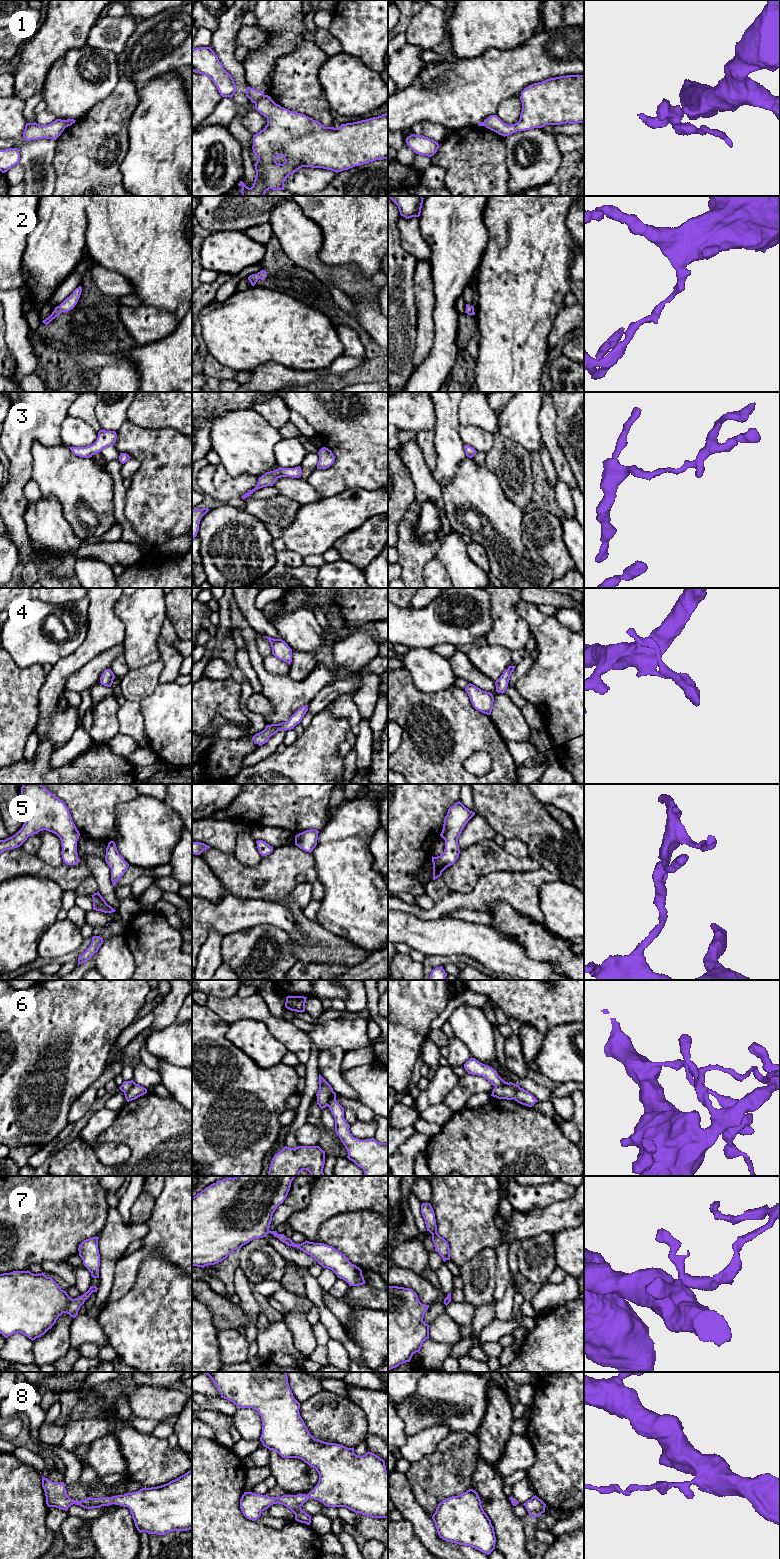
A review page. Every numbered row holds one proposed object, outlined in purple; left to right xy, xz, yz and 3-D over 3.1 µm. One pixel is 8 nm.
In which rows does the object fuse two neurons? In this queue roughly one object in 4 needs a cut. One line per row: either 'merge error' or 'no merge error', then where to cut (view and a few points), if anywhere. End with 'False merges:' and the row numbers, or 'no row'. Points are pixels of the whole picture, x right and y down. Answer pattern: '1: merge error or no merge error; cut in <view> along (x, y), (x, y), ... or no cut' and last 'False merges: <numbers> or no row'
1: merge error; cut in xz along (264, 95), (255, 103)
2: no merge error; no cut
3: no merge error; no cut
4: no merge error; no cut
5: no merge error; no cut
6: no merge error; no cut
7: no merge error; no cut
8: no merge error; no cut
False merges: 1

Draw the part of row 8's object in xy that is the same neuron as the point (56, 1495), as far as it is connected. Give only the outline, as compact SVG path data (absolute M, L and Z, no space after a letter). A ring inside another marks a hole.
M192 1470L167 1484L111 1498L75 1501L67 1495L64 1482L52 1482L43 1476L42 1487L47 1506L65 1511L73 1504L86 1509L112 1504L128 1507L140 1533L165 1535L192 1529Z

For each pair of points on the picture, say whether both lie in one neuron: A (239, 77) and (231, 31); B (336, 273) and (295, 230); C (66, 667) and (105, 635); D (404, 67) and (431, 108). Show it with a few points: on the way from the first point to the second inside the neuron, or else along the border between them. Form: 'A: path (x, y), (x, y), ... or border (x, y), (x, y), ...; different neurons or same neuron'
A: path (233, 66), (228, 60), (228, 42); same neuron
B: path (323, 271), (304, 252), (302, 243); same neuron
C: path (76, 661), (95, 643); same neuron
D: border (425, 62), (421, 72), (408, 85), (399, 90); different neurons

